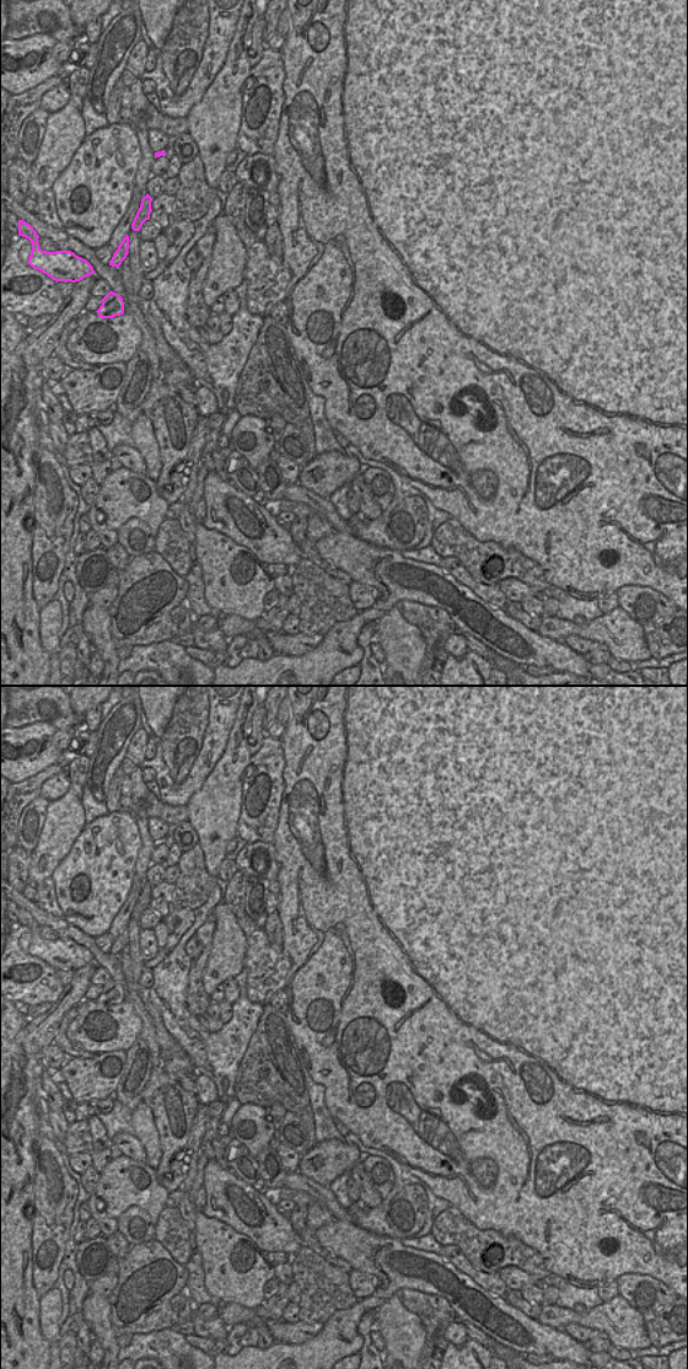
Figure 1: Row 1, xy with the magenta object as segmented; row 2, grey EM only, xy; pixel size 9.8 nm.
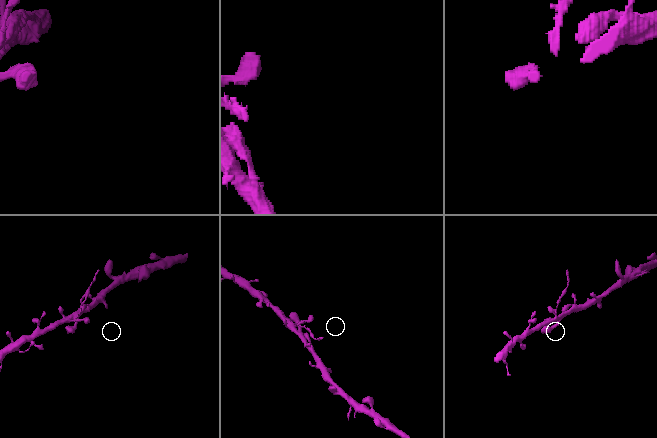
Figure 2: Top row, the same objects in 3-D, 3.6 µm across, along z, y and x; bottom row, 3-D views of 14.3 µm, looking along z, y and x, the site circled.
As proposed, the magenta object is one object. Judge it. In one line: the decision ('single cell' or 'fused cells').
fused cells

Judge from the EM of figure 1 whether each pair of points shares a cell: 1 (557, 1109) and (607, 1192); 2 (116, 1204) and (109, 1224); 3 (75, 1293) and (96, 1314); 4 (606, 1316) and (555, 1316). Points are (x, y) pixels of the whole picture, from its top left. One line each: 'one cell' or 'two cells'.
1: one cell
2: two cells
3: two cells
4: one cell

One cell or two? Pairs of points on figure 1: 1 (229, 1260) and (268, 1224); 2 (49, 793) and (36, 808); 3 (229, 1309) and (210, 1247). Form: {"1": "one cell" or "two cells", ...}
{"1": "two cells", "2": "two cells", "3": "two cells"}

